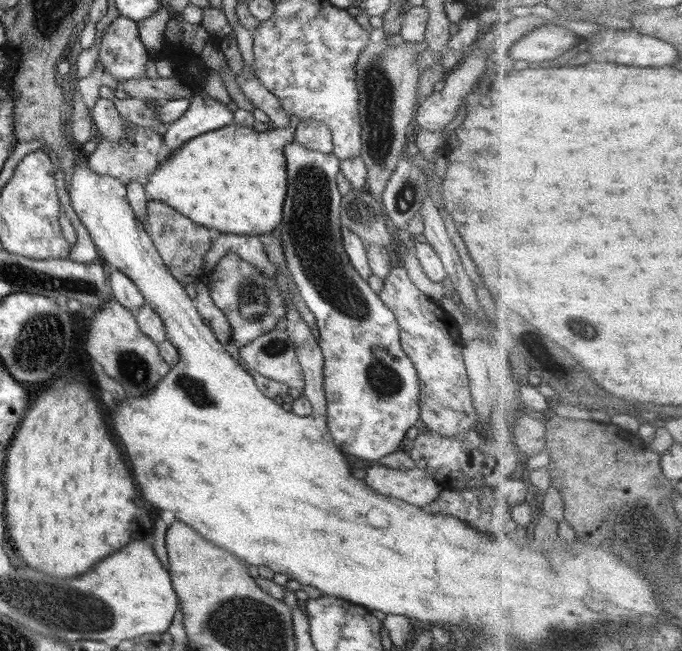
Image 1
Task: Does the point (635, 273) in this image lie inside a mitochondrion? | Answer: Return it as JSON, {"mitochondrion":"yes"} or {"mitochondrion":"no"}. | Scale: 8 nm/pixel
{"mitochondrion":"no"}

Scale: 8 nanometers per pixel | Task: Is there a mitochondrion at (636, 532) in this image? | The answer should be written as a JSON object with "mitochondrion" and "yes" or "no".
{"mitochondrion":"yes"}

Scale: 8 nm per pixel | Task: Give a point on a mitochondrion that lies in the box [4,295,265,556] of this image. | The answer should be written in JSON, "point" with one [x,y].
{"point":[38,341]}

